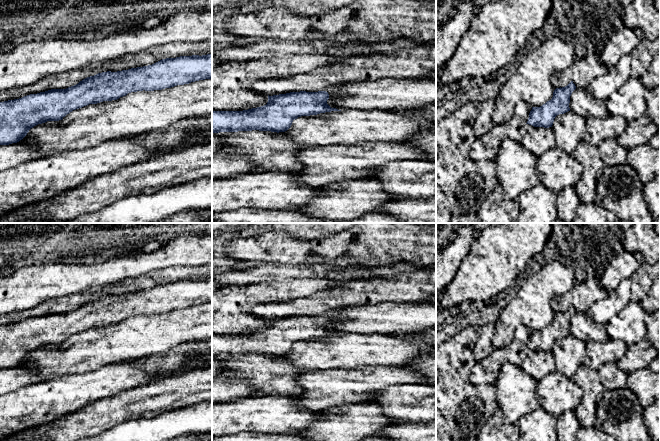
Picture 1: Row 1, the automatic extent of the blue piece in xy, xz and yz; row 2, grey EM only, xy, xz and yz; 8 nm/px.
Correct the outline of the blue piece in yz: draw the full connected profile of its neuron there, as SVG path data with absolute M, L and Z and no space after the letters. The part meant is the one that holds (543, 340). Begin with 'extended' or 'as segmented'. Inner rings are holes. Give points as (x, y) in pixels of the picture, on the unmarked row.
as segmented; M573 305L565 311L556 312L551 324L540 331L532 331L526 348L534 351L552 351L557 339L570 335L570 320L575 313Z

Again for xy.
as segmented; M212 278L180 280L162 283L148 290L98 297L66 313L51 313L19 323L0 326L0 369L17 367L34 350L47 345L62 344L73 334L89 328L117 324L131 316L162 314L211 302Z

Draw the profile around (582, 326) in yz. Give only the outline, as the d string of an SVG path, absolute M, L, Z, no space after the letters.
M576 312L570 320L569 332L585 343L589 341L604 343L610 339L605 325L595 322L588 313Z

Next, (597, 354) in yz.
M609 339L604 343L589 341L586 343L584 364L593 369L607 363L617 363L626 353L627 345L622 340Z

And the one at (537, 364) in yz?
M525 348L525 352L526 356L520 367L536 381L539 381L547 374L556 371L551 351L534 351Z

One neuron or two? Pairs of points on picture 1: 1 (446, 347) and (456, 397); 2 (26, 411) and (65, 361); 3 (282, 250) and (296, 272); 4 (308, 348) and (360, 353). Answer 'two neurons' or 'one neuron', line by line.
1: one neuron
2: two neurons
3: two neurons
4: one neuron

